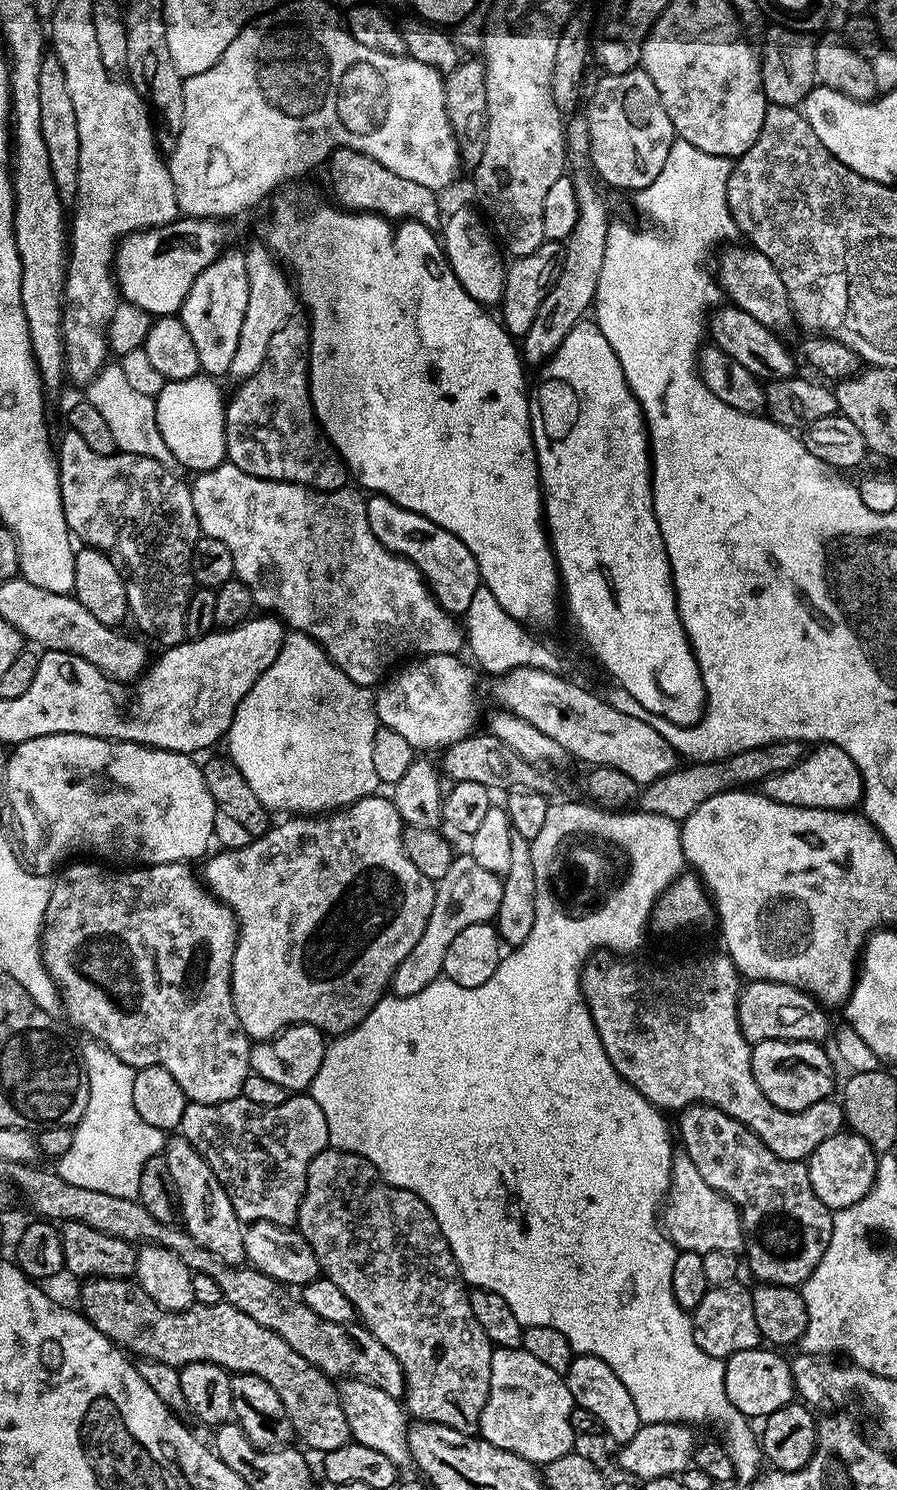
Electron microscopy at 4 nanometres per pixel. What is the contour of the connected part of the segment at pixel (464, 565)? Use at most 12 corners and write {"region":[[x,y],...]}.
{"region":[[369,495],[366,518],[447,612],[482,581],[474,554],[430,518]]}

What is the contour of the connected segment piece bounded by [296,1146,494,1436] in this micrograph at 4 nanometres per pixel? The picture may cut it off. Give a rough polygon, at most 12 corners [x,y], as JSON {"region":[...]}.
{"region":[[310,1162],[296,1219],[398,1358],[416,1420],[479,1433],[494,1345],[426,1202]]}

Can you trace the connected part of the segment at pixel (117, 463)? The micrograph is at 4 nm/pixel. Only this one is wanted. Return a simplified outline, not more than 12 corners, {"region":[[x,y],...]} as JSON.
{"region":[[58,440],[68,531],[183,644],[202,535],[165,465]]}

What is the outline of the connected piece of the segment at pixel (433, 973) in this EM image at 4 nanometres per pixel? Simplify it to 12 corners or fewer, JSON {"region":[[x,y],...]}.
{"region":[[457,855],[436,884],[418,946],[394,970],[398,996],[426,990],[466,926],[496,919],[503,879]]}

